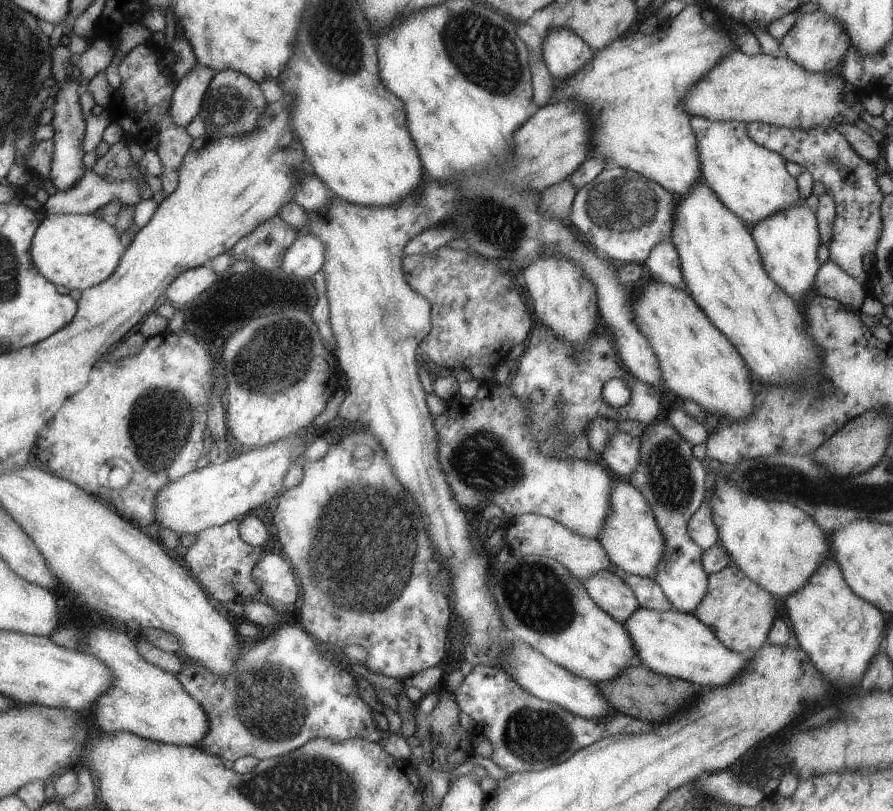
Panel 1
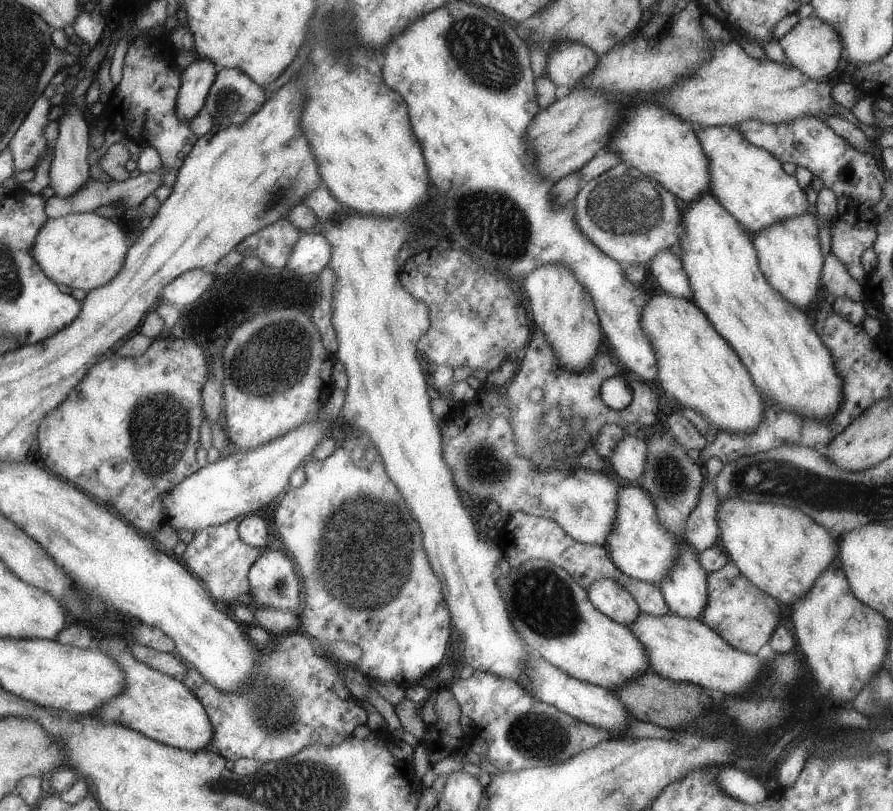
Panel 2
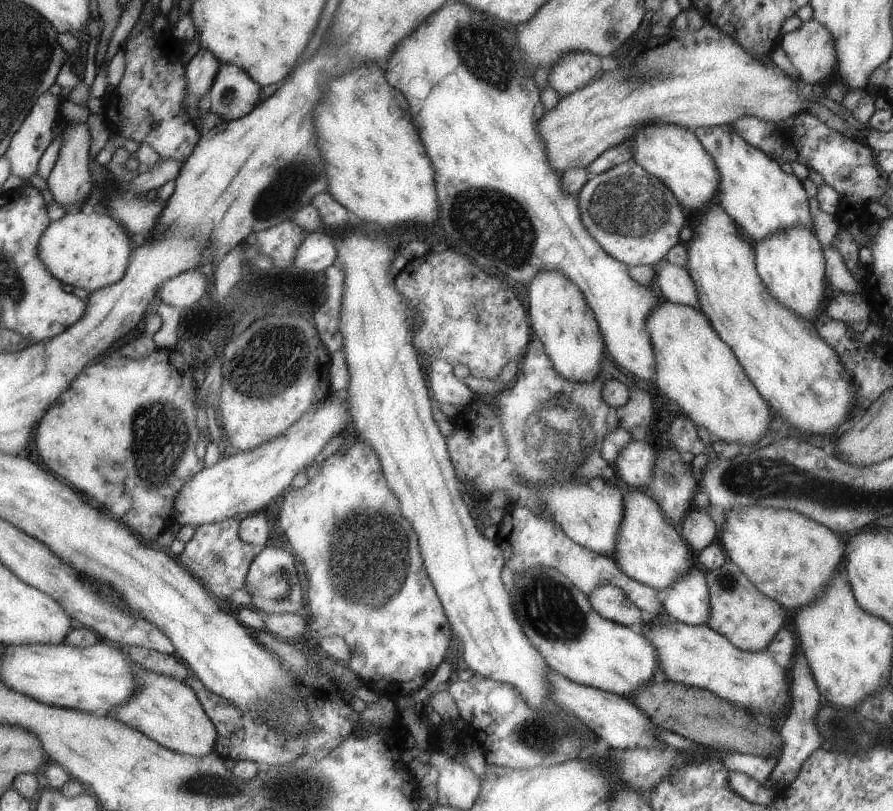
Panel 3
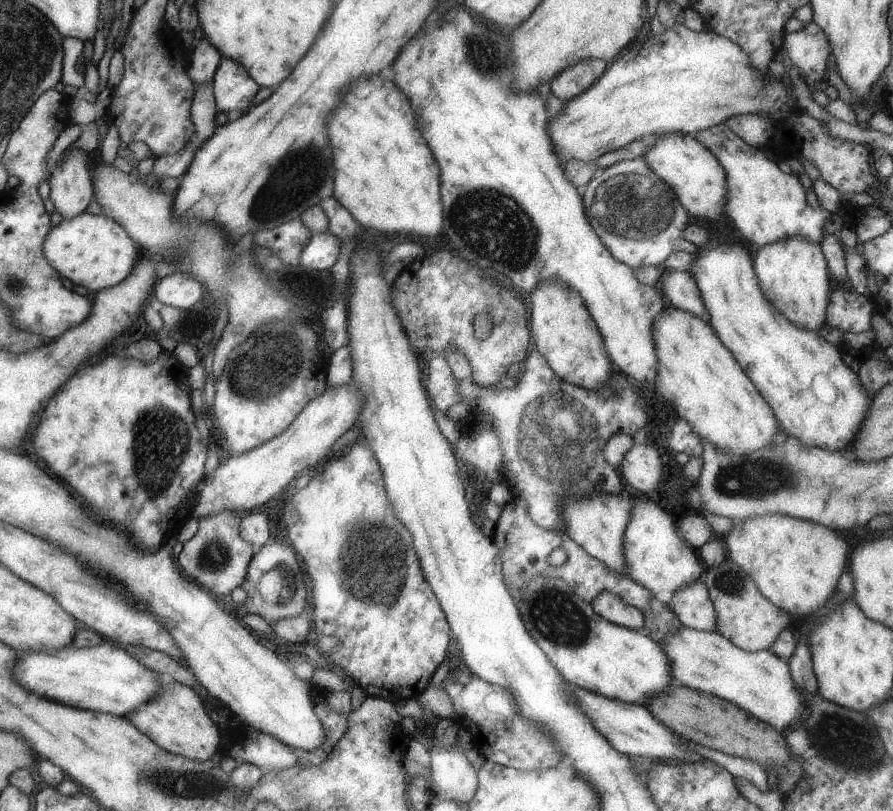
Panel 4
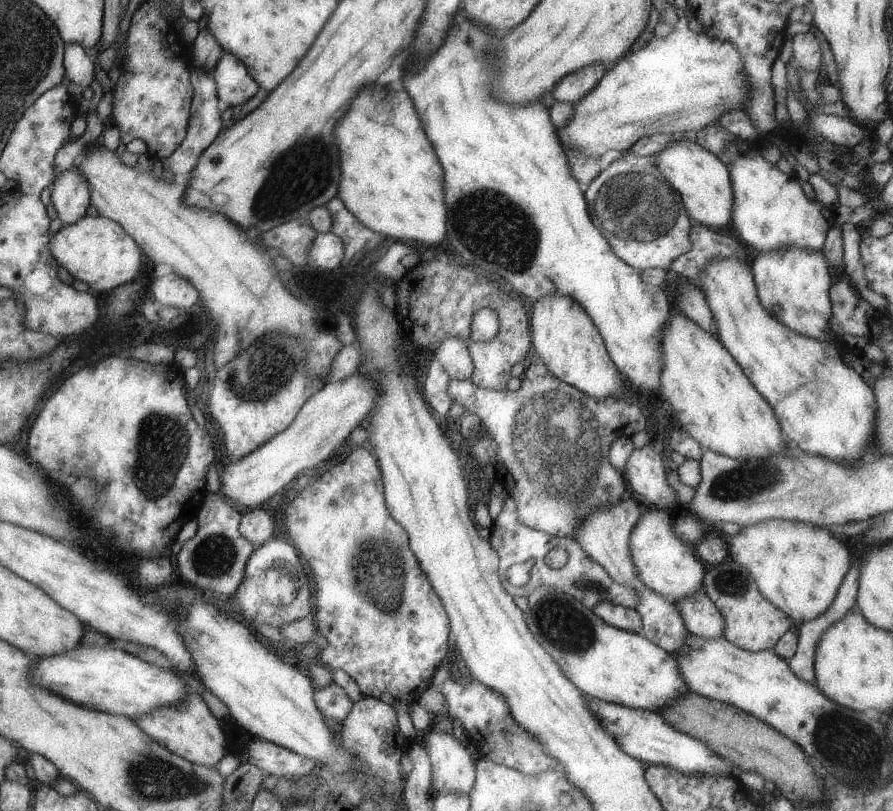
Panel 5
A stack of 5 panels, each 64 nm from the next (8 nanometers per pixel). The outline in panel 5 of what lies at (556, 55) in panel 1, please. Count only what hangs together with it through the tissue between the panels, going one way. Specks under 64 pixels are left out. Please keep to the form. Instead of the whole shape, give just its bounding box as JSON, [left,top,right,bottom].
[553,64,605,105]

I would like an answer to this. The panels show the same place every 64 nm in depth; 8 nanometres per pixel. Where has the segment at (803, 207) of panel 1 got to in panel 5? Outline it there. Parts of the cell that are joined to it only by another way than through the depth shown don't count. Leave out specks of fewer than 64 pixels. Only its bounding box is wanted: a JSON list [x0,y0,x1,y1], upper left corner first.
[750,248,838,342]

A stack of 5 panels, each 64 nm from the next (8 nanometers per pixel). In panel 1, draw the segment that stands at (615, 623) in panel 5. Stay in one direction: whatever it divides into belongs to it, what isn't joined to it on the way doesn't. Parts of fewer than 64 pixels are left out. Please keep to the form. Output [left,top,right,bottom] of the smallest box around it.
[583,570,637,623]

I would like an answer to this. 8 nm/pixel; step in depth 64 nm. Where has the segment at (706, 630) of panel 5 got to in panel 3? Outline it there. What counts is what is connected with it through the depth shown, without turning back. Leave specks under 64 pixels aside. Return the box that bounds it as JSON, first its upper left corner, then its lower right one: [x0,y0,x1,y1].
[665,562,709,625]

